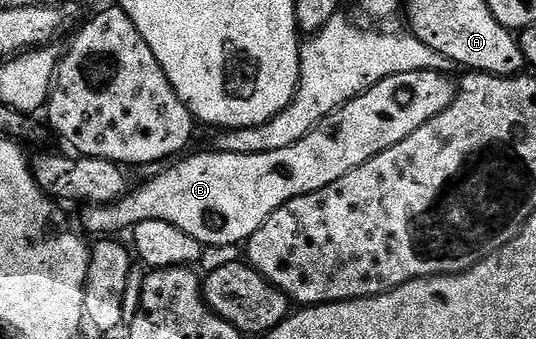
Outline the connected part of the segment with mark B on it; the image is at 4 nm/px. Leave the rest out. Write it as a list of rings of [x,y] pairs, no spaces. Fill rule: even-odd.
[[[429,70],[393,74],[393,78],[385,78],[381,82],[377,82],[377,86],[365,90],[357,98],[353,98],[345,106],[341,106],[336,112],[326,116],[313,130],[309,130],[309,134],[305,134],[305,138],[301,138],[301,142],[297,142],[293,146],[285,146],[285,150],[269,150],[265,154],[237,154],[236,152],[208,150],[208,152],[199,152],[196,156],[191,156],[192,154],[186,155],[176,162],[168,163],[166,167],[159,170],[164,170],[164,172],[159,172],[152,180],[145,181],[136,192],[135,189],[128,191],[127,195],[122,196],[120,200],[114,200],[111,204],[97,204],[84,207],[82,209],[83,224],[91,232],[103,232],[99,234],[119,234],[115,232],[123,232],[126,228],[127,231],[134,230],[141,222],[156,220],[157,222],[169,222],[169,226],[177,226],[177,230],[185,230],[185,234],[189,234],[189,238],[193,238],[198,244],[204,245],[208,249],[231,248],[234,244],[239,244],[239,246],[246,245],[247,239],[253,234],[257,234],[257,230],[261,230],[261,226],[264,222],[269,219],[274,212],[281,210],[281,206],[285,206],[285,202],[289,202],[301,194],[313,194],[317,190],[325,190],[325,186],[333,186],[333,182],[337,182],[337,178],[345,178],[345,174],[349,174],[349,170],[357,170],[357,166],[369,162],[369,158],[377,158],[377,154],[389,150],[389,146],[397,146],[397,142],[409,138],[409,134],[413,134],[413,130],[421,130],[421,126],[425,126],[425,122],[429,122],[429,118],[437,118],[437,114],[444,112],[455,100],[457,84],[454,79],[451,81],[449,77],[450,75],[442,72],[430,72]]]

